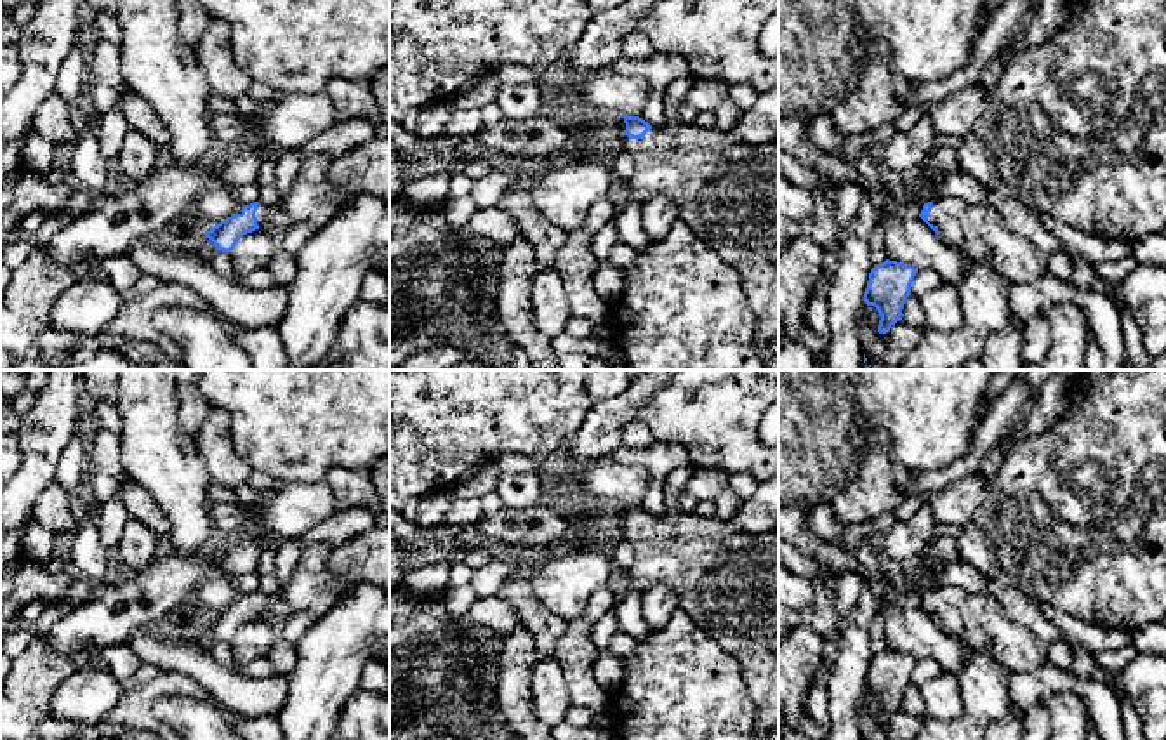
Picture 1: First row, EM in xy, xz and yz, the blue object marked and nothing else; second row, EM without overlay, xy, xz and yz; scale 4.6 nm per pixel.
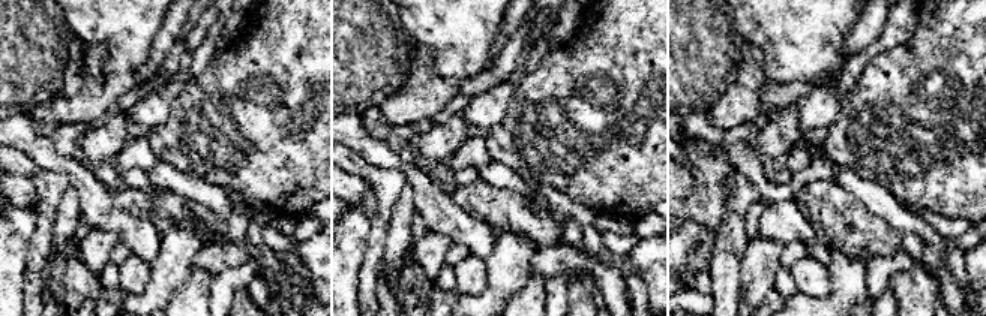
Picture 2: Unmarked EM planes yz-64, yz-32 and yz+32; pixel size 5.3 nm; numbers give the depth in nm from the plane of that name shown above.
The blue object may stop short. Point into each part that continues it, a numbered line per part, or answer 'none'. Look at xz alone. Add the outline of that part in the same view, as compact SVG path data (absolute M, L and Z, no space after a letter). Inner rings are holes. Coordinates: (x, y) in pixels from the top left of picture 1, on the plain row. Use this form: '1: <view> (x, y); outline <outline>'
1: xz (727, 582); outline M681 512L650 518L641 528L622 526L633 545L631 584L645 594L664 584L678 598L678 608L730 653L742 667L756 705L756 740L770 740L778 724L778 530L761 535L740 533L721 518Z

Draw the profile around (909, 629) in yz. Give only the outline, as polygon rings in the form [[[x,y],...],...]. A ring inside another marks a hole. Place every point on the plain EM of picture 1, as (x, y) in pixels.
[[[869,580],[879,599],[878,613],[884,618],[884,639],[888,650],[911,653],[916,658],[933,658],[942,672],[959,674],[964,662],[964,646],[945,634],[921,608],[902,605],[898,594],[879,580]]]

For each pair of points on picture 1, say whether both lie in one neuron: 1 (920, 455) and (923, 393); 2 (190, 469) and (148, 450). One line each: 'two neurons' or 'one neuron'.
1: one neuron
2: one neuron

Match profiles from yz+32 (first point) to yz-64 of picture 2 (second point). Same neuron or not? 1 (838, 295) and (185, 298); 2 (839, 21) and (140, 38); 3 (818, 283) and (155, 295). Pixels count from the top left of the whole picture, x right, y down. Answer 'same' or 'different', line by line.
1: different
2: same
3: different

